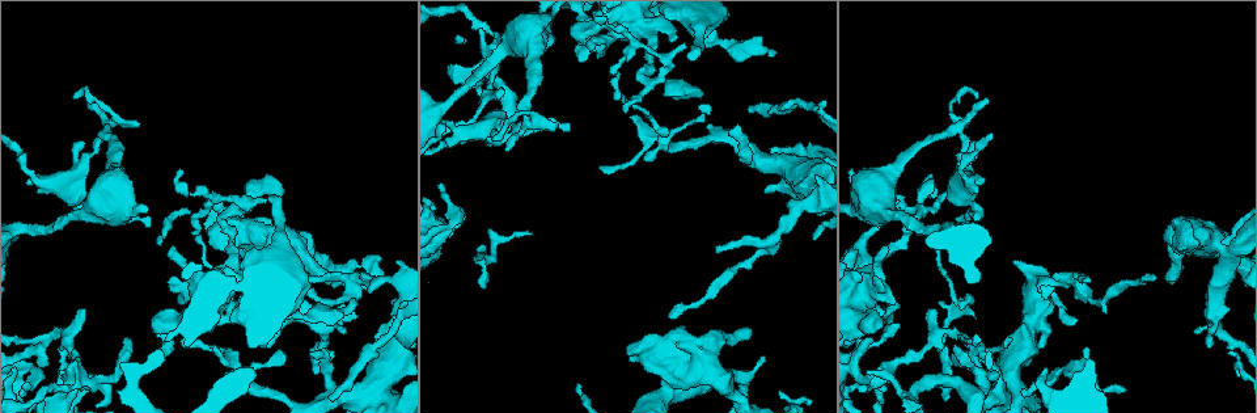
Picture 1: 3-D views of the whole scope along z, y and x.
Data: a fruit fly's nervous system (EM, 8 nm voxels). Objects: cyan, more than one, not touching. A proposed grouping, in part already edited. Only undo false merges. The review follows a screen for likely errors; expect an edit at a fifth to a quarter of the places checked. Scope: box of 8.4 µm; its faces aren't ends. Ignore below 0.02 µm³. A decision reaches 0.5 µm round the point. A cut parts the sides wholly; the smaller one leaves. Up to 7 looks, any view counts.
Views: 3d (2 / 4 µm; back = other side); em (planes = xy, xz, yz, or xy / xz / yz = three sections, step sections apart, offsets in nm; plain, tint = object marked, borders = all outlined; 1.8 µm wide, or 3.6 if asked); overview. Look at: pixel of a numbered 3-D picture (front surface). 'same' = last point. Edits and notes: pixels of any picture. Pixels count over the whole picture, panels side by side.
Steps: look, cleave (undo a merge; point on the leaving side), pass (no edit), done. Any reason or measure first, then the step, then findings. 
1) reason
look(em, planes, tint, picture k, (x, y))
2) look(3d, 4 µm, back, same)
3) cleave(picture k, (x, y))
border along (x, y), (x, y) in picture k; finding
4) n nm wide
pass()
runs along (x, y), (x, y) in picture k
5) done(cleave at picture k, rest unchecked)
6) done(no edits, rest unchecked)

thin neck
look(em, planes, tint, picture 1, (874, 342))

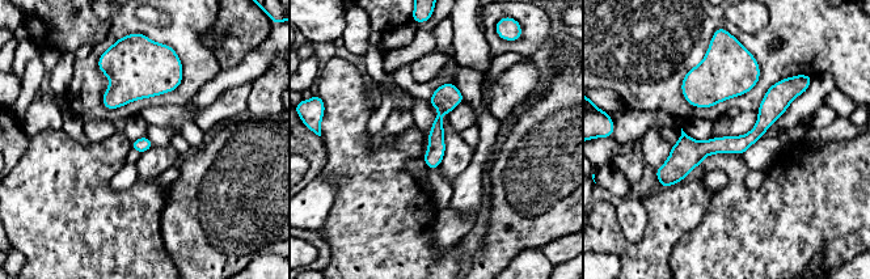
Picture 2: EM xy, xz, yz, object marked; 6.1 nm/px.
90 nm wide
pass()
runs along (790, 91), (747, 140), (693, 151), (663, 181) in picture 2; all the same cell

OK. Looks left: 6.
looks like a crossing
look(3d, 4 µm, picture 1, (75, 374))

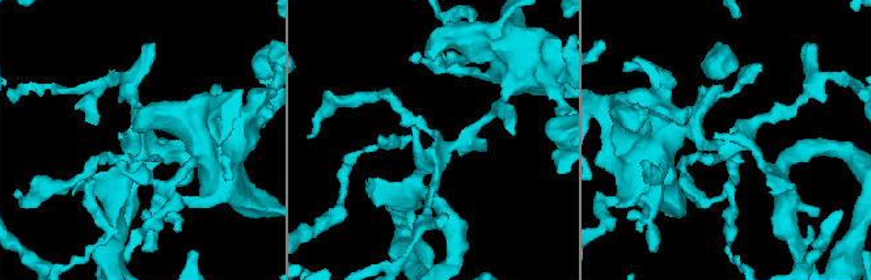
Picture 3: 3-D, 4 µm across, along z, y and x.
now the EM
look(em, planes, tint, picture 3, (748, 140))

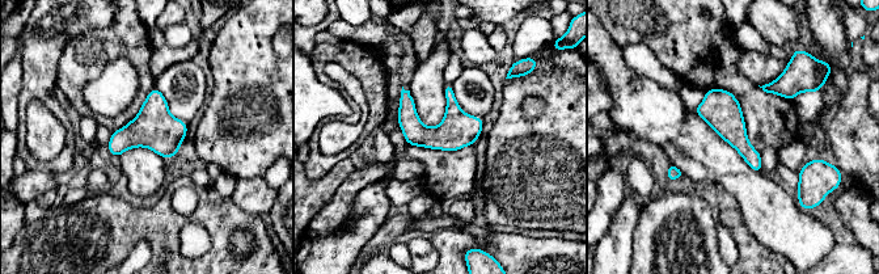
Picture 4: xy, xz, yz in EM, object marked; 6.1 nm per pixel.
220 nm wide
pass()
one cell here

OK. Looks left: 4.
three-way junction
look(em, xy, step 4, tint, picture 1, (46, 339))

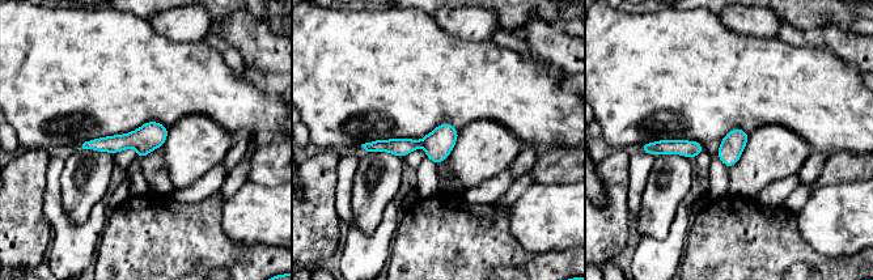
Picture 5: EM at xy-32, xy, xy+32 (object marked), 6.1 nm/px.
cut it another way
look(em, planes, borders, same)

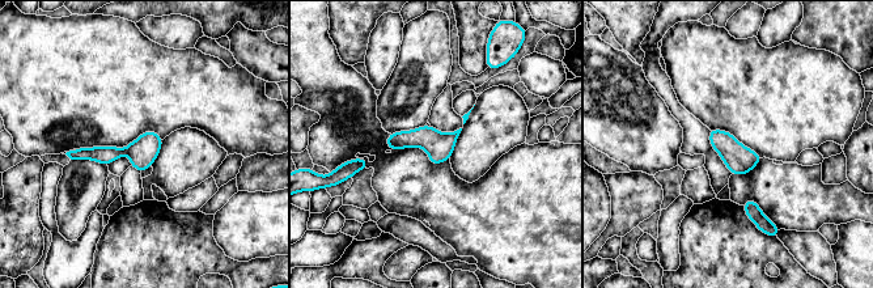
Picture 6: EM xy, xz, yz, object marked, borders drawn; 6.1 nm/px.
pass()
runs along (159, 140), (143, 151), (72, 155) in picture 6; continuous, no second cell

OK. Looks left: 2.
done(no edits, rest unchecked)

